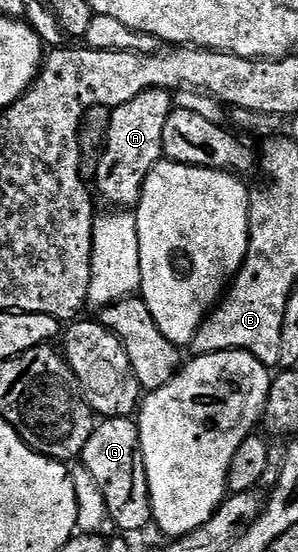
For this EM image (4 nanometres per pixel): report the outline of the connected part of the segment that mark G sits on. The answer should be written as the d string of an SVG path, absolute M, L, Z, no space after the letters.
M109 417L93 429L82 454L82 464L94 475L105 496L107 516L121 534L133 535L153 524L146 467L140 450L140 427L132 417Z

